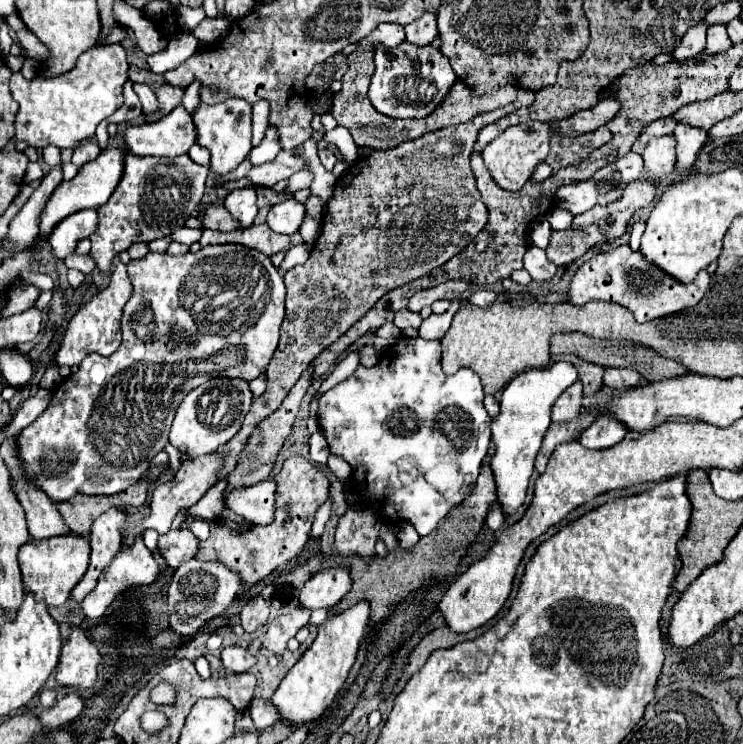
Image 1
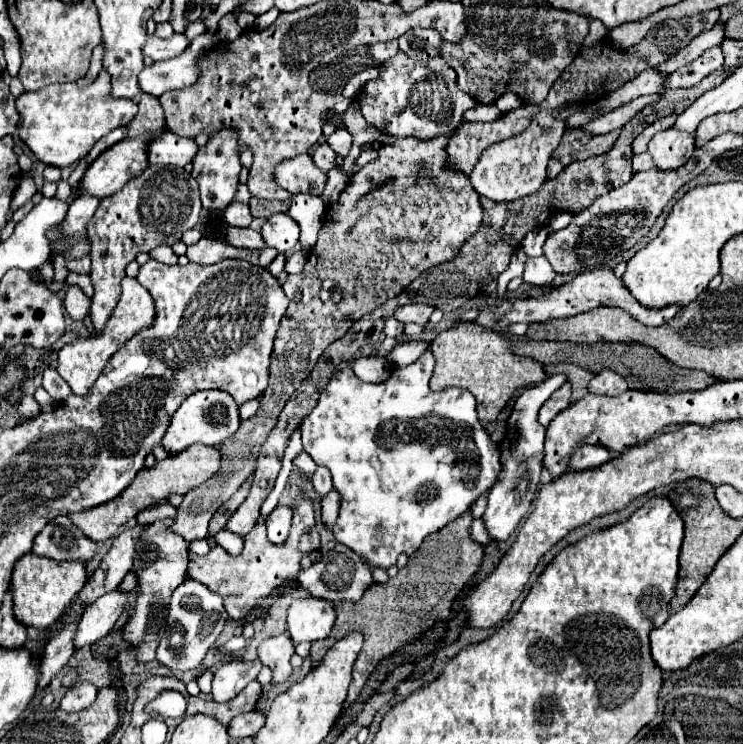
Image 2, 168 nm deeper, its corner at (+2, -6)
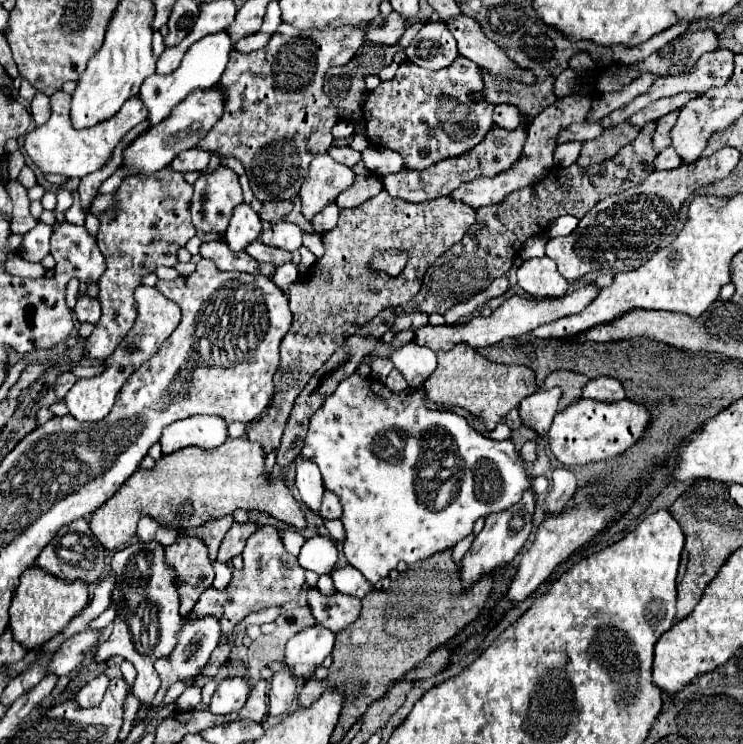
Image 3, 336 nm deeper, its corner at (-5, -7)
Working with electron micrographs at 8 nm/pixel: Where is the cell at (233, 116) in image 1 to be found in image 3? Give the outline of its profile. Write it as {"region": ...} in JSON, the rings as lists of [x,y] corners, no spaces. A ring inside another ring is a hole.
{"region":[[[217,166],[213,172],[203,172],[193,188],[193,224],[197,230],[225,232],[233,208],[243,202],[239,176],[227,166]]]}

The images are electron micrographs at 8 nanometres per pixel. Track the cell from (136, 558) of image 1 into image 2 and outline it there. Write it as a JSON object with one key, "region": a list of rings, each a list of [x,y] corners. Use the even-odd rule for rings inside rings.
{"region":[[[114,589],[112,593],[102,595],[92,607],[88,607],[74,633],[74,651],[84,645],[92,645],[104,635],[108,635],[120,613],[124,611],[128,599],[130,595],[122,595],[118,589]]]}

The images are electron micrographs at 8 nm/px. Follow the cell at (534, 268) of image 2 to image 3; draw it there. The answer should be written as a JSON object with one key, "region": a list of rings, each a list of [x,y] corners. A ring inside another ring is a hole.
{"region":[[[547,256],[525,260],[517,270],[517,280],[517,284],[535,298],[565,296],[569,290],[569,282],[557,272],[557,264]]]}

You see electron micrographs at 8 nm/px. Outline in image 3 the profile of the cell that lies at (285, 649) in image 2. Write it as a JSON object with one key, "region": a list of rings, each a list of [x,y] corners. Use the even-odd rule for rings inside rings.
{"region":[[[285,666],[277,670],[271,678],[271,690],[269,690],[269,714],[271,716],[283,716],[293,706],[297,692],[297,678],[291,674],[291,670]]]}

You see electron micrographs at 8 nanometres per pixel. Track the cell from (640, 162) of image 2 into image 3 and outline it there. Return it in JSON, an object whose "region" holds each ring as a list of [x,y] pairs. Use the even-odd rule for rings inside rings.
{"region":[[[665,148],[663,152],[657,154],[657,158],[653,160],[655,170],[671,170],[677,168],[681,164],[681,158],[677,158],[677,152],[671,148]]]}

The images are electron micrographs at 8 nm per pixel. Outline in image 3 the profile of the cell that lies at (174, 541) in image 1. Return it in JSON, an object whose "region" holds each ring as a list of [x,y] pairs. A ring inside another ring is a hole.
{"region":[[[157,540],[135,542],[123,550],[117,550],[111,568],[117,570],[117,590],[113,590],[113,602],[117,602],[117,616],[113,620],[113,634],[95,648],[95,660],[105,660],[109,656],[123,656],[135,670],[133,696],[149,706],[161,686],[153,662],[169,650],[173,650],[177,626],[179,626],[179,592],[177,592],[177,572],[167,564],[165,546]]]}

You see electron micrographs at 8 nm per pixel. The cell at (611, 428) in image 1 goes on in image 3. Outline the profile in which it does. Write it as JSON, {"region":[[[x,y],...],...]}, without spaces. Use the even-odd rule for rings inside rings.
{"region":[[[567,468],[555,470],[553,472],[553,488],[543,506],[545,514],[559,512],[569,502],[569,498],[575,494],[575,490],[577,490],[577,478],[573,476],[573,472]]]}

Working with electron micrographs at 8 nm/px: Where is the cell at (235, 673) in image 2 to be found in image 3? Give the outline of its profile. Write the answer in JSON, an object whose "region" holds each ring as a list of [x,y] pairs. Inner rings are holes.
{"region":[[[233,676],[233,678],[223,678],[211,698],[209,710],[213,714],[229,714],[229,712],[237,712],[245,706],[245,700],[249,696],[249,680],[241,678],[241,676]]]}

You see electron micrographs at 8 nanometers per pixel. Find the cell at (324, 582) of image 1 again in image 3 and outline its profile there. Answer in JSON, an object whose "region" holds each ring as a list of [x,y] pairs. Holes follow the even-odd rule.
{"region":[[[313,624],[297,632],[285,650],[285,664],[297,678],[311,678],[315,668],[331,654],[335,634],[321,626]]]}

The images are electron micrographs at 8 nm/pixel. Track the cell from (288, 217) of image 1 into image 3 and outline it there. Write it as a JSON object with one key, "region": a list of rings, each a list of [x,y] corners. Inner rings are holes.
{"region":[[[277,222],[273,224],[269,230],[265,230],[261,234],[261,242],[265,242],[267,246],[275,246],[275,248],[283,248],[283,250],[297,250],[301,248],[301,228],[297,224],[291,222]]]}

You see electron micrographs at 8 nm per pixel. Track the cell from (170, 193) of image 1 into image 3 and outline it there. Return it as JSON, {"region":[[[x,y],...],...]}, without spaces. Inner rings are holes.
{"region":[[[169,168],[159,170],[157,174],[143,174],[143,176],[127,176],[119,190],[113,196],[111,206],[99,216],[99,250],[105,256],[105,274],[99,278],[99,300],[101,300],[101,320],[95,324],[93,334],[87,338],[85,344],[85,356],[87,358],[97,358],[103,360],[107,358],[115,346],[125,338],[125,334],[131,330],[133,320],[135,320],[135,300],[133,300],[133,290],[141,284],[141,276],[153,272],[157,266],[175,266],[177,262],[177,250],[187,244],[189,238],[197,234],[197,228],[193,226],[191,220],[191,198],[193,198],[193,186],[185,182],[181,172],[173,172]]]}

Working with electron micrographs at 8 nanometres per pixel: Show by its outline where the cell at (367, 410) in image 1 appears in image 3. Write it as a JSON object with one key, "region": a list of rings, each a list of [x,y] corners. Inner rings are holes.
{"region":[[[357,372],[351,374],[349,378],[341,380],[337,390],[325,400],[325,404],[321,406],[321,410],[313,416],[311,424],[309,424],[309,432],[305,436],[305,444],[303,444],[303,450],[301,450],[301,456],[303,458],[309,458],[313,462],[317,462],[317,466],[321,468],[321,476],[323,476],[323,484],[327,490],[333,490],[339,500],[341,500],[341,506],[343,506],[343,514],[341,514],[341,522],[345,526],[345,540],[343,540],[343,550],[345,550],[345,558],[349,560],[349,564],[353,568],[357,568],[371,584],[375,584],[377,580],[389,576],[389,572],[399,564],[399,562],[407,562],[407,564],[413,564],[413,562],[419,562],[419,560],[425,560],[429,558],[431,554],[439,552],[439,550],[445,550],[445,548],[451,548],[455,546],[459,540],[463,540],[467,534],[473,532],[473,524],[477,518],[485,518],[487,514],[491,512],[501,512],[513,504],[519,502],[521,494],[531,486],[531,476],[527,474],[527,466],[521,462],[515,446],[511,440],[503,440],[503,442],[497,442],[497,440],[491,440],[483,434],[479,434],[475,428],[471,428],[467,424],[467,420],[463,416],[459,416],[457,412],[449,410],[449,408],[429,408],[427,406],[427,394],[425,394],[425,388],[405,388],[403,392],[395,394],[391,392],[383,382],[367,376],[359,376]]]}

